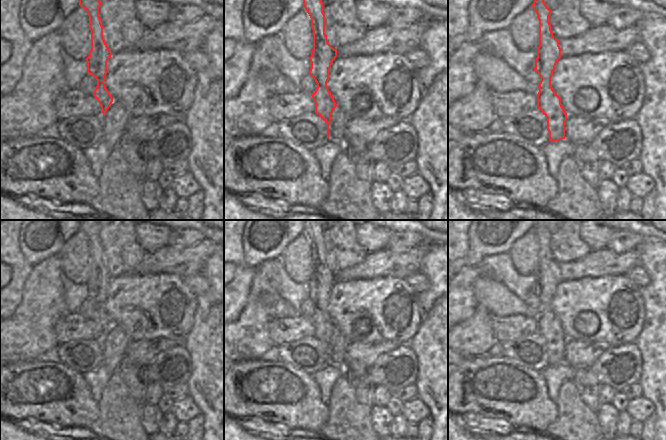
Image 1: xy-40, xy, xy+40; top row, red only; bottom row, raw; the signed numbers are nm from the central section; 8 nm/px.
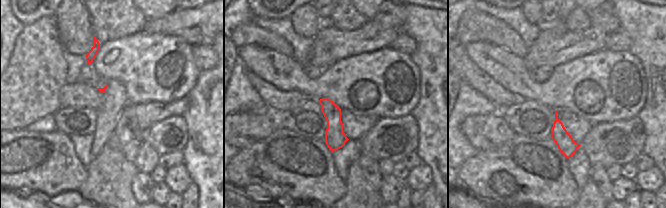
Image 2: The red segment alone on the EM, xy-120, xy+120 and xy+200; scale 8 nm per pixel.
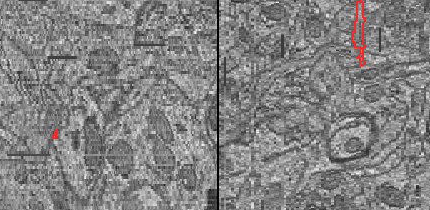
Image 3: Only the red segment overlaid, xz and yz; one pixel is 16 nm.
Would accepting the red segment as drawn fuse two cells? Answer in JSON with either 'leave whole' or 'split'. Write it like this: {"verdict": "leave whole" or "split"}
{"verdict": "leave whole"}

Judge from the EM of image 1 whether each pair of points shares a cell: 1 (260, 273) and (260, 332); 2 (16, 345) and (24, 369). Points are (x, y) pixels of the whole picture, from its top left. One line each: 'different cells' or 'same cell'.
1: same cell
2: different cells

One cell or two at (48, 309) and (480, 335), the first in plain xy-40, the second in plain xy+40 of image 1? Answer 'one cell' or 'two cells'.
one cell

